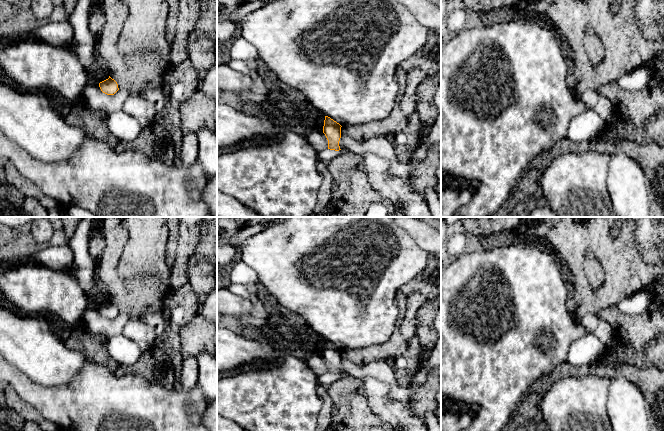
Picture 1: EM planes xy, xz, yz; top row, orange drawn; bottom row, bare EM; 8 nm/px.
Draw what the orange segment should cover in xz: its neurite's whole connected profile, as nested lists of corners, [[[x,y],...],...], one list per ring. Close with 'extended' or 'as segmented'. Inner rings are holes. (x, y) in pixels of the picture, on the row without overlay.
[[[325,340],[323,357],[325,358],[328,364],[328,373],[339,375],[339,365],[341,362],[341,349],[331,343],[328,340]]] | as segmented

